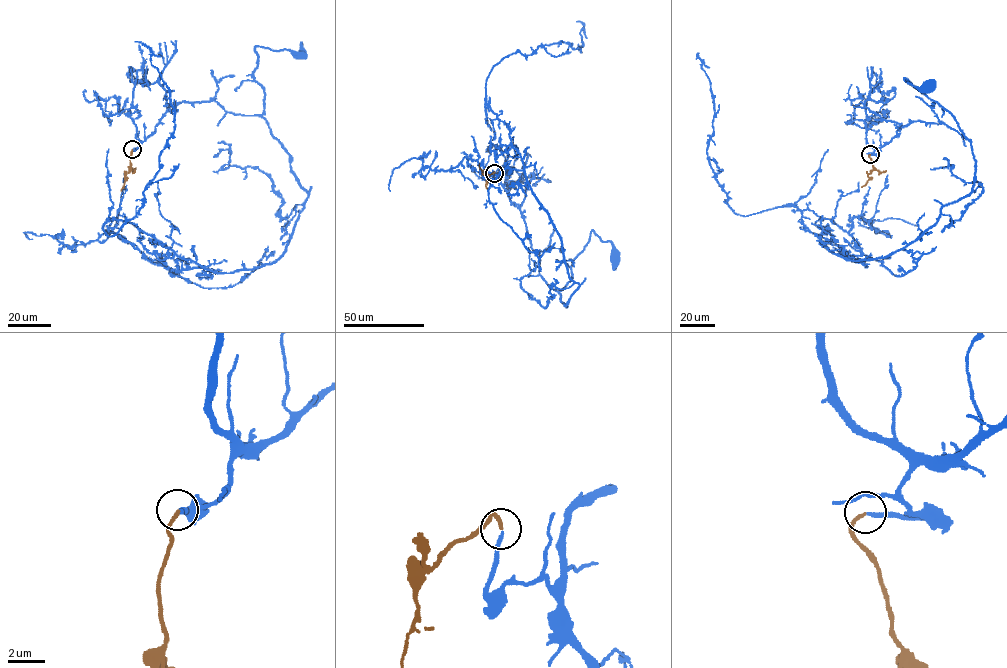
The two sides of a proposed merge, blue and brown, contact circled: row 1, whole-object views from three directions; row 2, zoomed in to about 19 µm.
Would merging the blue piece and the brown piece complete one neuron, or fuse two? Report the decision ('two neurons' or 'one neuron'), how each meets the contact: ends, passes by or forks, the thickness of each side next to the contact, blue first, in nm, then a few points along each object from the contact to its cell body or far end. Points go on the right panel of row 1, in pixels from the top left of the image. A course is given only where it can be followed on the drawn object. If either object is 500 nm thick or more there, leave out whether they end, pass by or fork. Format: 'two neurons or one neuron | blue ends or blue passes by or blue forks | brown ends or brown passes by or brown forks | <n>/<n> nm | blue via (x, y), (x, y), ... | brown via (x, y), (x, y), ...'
one neuron | blue ends | brown ends | 190/190 nm | blue via (870, 154), (896, 136), (899, 127), (916, 121), (942, 123), (970, 140), (947, 111), (904, 79), (926, 89) | brown via (870, 154), (873, 169), (861, 187)

